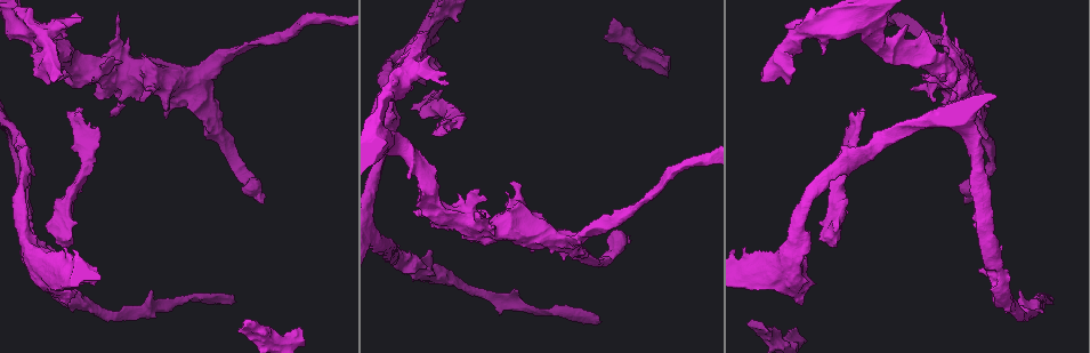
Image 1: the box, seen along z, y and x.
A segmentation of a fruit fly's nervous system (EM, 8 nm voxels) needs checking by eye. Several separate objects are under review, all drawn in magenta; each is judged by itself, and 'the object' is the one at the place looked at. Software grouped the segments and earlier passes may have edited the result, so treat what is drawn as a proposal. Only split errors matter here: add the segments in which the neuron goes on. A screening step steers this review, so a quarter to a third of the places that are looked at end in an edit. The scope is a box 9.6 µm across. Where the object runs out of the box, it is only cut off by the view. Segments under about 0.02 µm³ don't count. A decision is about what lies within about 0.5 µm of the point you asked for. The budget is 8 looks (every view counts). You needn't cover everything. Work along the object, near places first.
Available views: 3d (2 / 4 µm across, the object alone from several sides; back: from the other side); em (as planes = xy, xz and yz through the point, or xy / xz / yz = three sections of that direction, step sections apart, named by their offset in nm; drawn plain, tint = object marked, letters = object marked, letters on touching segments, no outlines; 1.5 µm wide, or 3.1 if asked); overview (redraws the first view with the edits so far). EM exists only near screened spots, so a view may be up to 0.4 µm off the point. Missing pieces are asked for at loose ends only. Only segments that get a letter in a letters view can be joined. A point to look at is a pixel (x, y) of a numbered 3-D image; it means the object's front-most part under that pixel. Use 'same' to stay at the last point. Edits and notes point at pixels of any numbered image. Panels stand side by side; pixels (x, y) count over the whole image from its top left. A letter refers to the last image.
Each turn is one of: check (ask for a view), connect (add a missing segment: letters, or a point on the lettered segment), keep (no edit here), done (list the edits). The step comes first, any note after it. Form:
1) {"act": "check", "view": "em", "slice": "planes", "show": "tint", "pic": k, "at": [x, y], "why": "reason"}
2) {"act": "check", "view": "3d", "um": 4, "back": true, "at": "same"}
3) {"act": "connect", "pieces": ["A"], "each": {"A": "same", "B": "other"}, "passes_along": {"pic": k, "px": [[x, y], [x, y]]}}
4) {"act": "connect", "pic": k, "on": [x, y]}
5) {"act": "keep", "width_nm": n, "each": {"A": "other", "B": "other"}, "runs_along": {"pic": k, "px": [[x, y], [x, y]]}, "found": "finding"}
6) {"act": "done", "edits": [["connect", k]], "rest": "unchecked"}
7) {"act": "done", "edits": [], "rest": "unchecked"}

{"act": "check", "view": "3d", "um": 2, "pic": 1, "at": [762, 81], "why": "stops while still wide"}

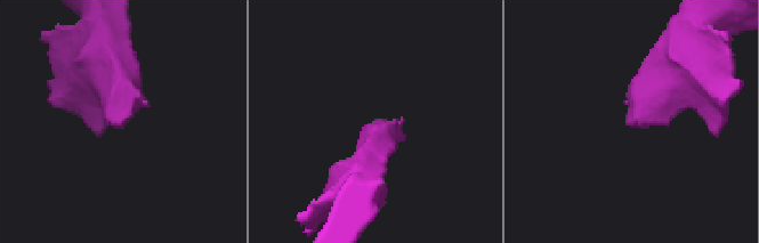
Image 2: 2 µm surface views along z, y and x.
{"act": "check", "view": "em", "slice": "yz", "step": 8, "show": "letters", "pic": 2, "at": [377, 120]}

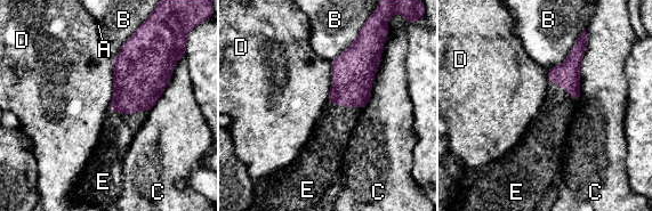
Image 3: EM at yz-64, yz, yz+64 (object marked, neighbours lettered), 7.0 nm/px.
{"act": "check", "view": "em", "slice": "planes", "show": "letters", "at": "same", "why": "cut it another way"}

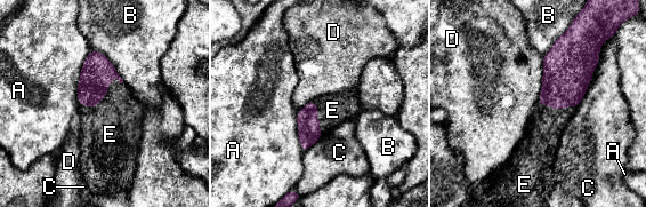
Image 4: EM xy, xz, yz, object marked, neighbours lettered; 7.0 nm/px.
{"act": "connect", "pieces": ["E"], "each": {"A": "other", "B": "other", "C": "other", "D": "other", "E": "same"}, "passes_along": {"pic": 4, "px": [[97, 70], [106, 93], [113, 127]]}, "found": "it goes on there"}

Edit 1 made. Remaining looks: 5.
{"act": "check", "view": "3d", "um": 2, "pic": 1, "at": [446, 83], "why": "free end"}

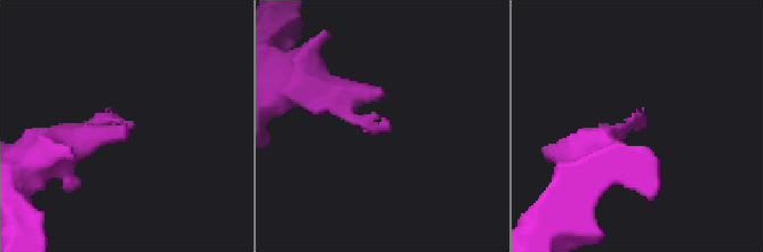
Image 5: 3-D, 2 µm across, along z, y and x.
{"act": "check", "view": "em", "slice": "planes", "show": "letters", "pic": 5, "at": [638, 121]}

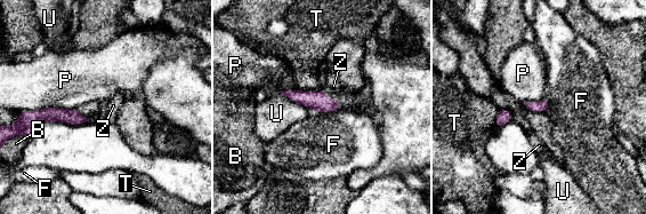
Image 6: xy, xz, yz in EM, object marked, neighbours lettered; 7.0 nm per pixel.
{"act": "keep", "each": {"B": "other", "F": "other", "P": "other", "T": "other", "U": "other", "Z": "other"}, "runs_along": {"pic": 6, "px": [[287, 93], [337, 106]]}, "found": "no lettered segment goes on from it"}

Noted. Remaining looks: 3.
{"act": "check", "view": "3d", "um": 4, "pic": 1, "at": [235, 302], "why": "branch stops here"}

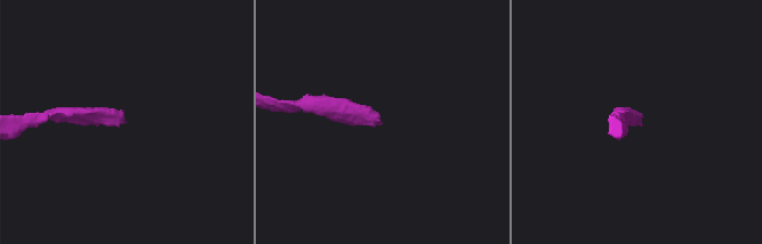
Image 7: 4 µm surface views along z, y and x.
{"act": "check", "view": "em", "slice": "planes", "show": "letters", "pic": 7, "at": [124, 123], "why": "now the EM"}

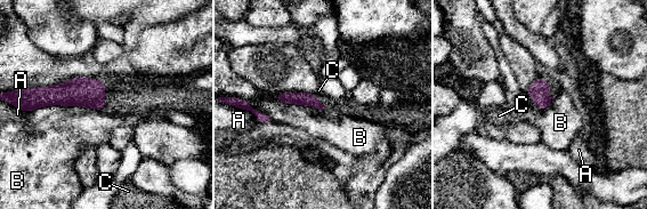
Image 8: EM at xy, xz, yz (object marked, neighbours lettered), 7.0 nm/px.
{"act": "keep", "longest_contact_nm": ["B", 550], "each": {"A": "other", "B": "other", "C": "other"}, "runs_along": {"pic": 8, "px": [[278, 96], [308, 98], [318, 105]]}, "found": "none of them fits"}

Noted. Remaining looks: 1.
{"act": "done", "edits": [["connect", 4]], "rest": "unchecked"}

